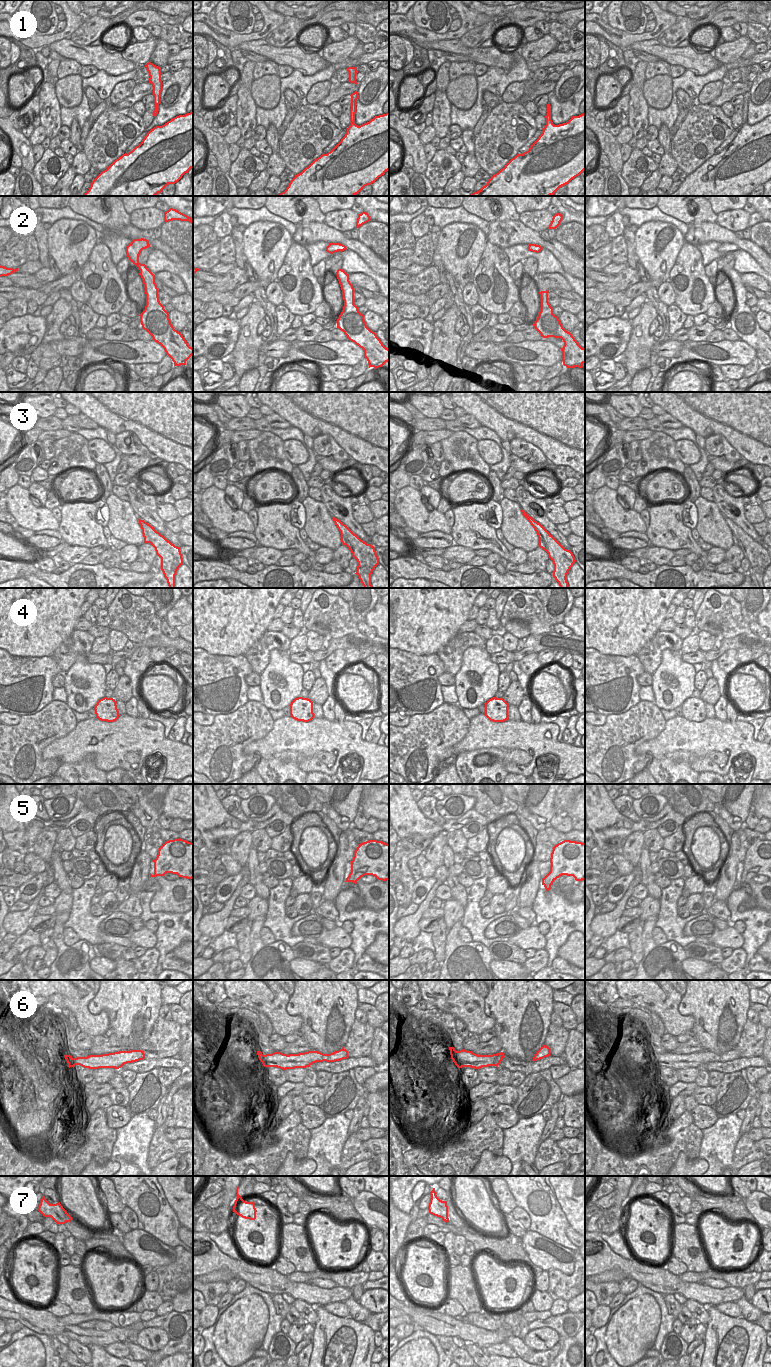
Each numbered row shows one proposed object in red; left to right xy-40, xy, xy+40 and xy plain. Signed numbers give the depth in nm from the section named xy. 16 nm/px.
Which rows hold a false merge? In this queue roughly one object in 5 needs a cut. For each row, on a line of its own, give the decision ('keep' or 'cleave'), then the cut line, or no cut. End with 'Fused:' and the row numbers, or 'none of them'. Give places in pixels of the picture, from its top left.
1: keep; no cut
2: keep; no cut
3: keep; no cut
4: keep; no cut
5: keep; no cut
6: keep; no cut
7: cleave; cut in xy+40 along (440, 1216), (447, 1217)
Fused: 7

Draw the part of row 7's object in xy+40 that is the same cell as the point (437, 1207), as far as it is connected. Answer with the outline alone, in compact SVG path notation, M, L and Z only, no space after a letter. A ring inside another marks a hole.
M435 1188L430 1192L430 1195L429 1213L437 1217L448 1217L447 1201L442 1201L437 1197Z

